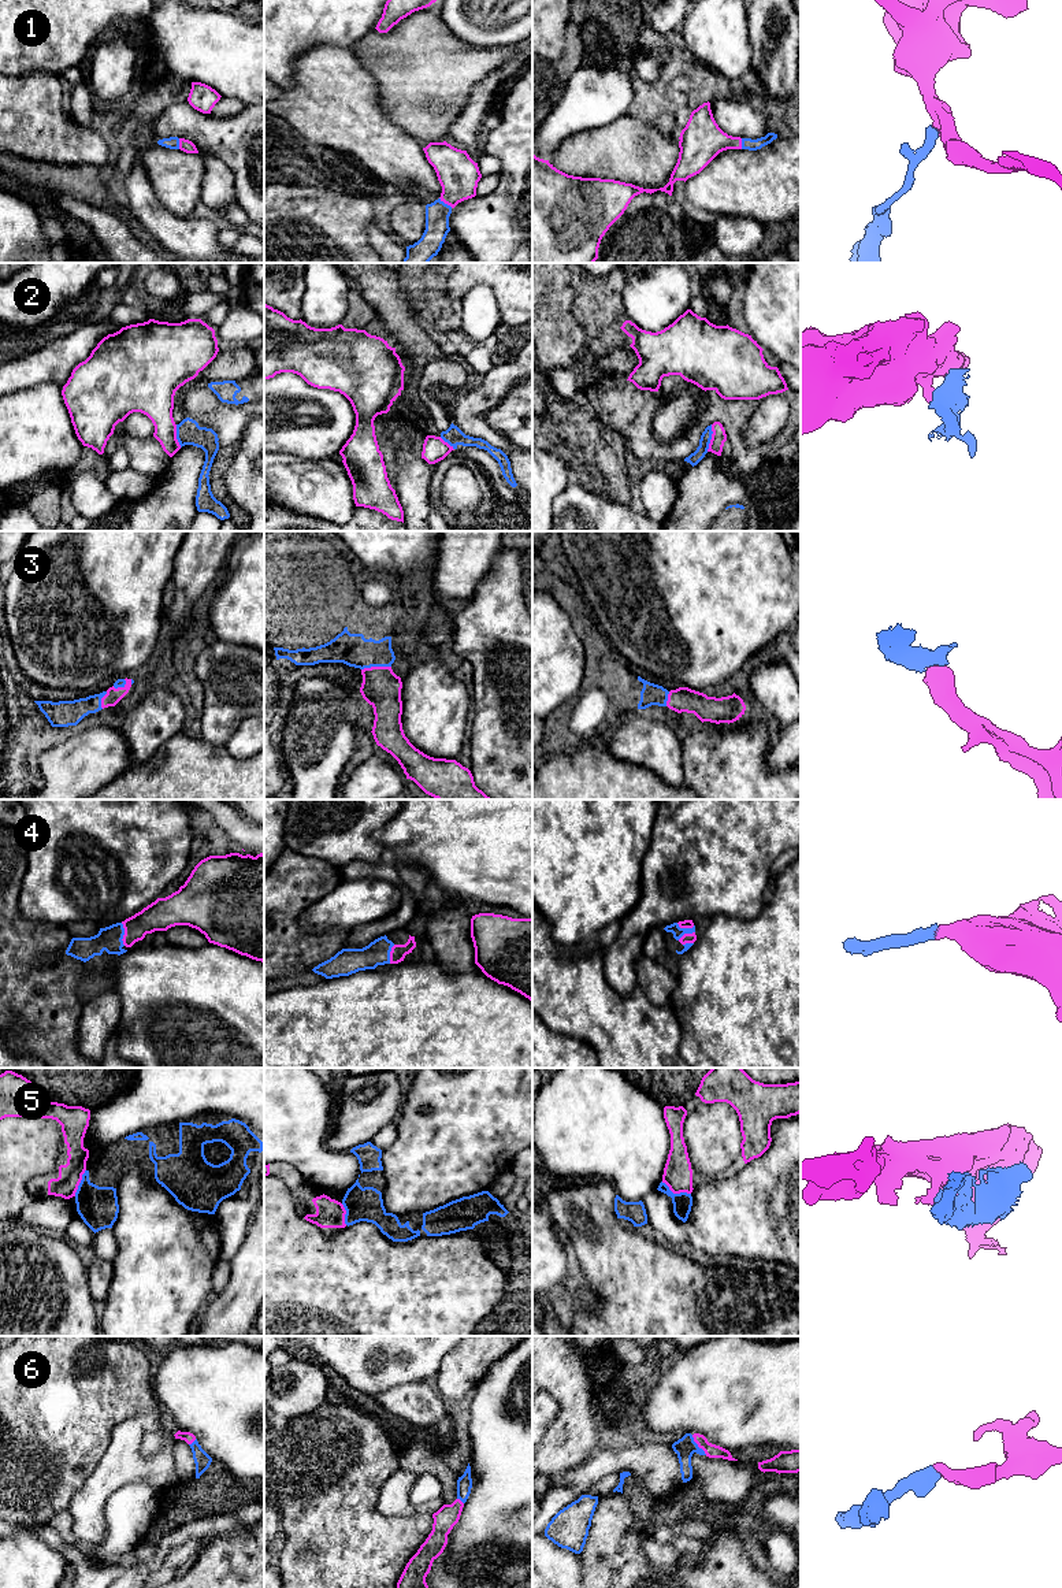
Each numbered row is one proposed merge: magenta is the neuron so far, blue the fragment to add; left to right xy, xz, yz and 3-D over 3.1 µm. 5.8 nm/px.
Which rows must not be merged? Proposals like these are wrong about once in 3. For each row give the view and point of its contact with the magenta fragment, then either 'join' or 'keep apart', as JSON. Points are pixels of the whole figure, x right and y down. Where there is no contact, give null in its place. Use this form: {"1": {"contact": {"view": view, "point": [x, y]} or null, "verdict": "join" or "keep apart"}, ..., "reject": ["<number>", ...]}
{"1": {"contact": {"view": "xz", "point": [446, 203]}, "verdict": "join"}, "2": {"contact": {"view": "yz", "point": [712, 438]}, "verdict": "keep apart"}, "3": {"contact": {"view": "xz", "point": [375, 667]}, "verdict": "join"}, "4": {"contact": {"view": "xy", "point": [125, 934]}, "verdict": "join"}, "5": {"contact": {"view": "yz", "point": [676, 1193]}, "verdict": "keep apart"}, "6": {"contact": {"view": "yz", "point": [697, 1443]}, "verdict": "join"}, "reject": ["2", "5"]}

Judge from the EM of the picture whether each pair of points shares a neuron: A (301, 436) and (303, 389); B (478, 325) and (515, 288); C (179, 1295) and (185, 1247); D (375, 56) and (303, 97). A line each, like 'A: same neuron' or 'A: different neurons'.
A: same neuron
B: different neurons
C: same neuron
D: different neurons

